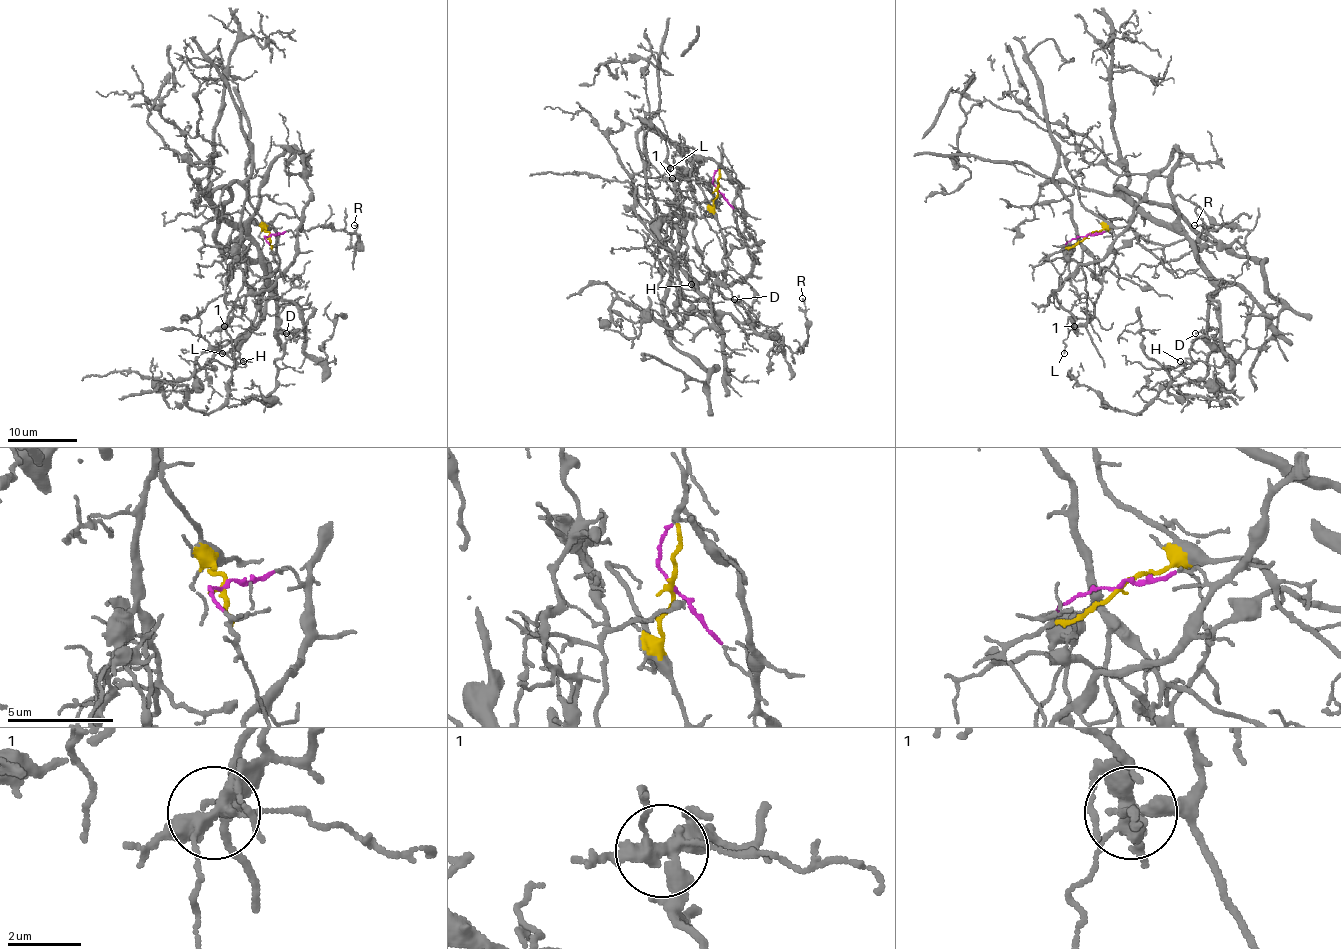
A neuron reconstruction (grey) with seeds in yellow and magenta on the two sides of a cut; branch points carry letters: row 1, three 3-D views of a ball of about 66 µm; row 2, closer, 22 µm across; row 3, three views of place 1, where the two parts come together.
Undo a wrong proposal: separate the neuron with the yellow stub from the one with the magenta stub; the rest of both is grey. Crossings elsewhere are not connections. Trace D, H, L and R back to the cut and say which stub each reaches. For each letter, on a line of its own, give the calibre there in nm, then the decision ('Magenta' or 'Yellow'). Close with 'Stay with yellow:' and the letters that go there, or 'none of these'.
D: Thickness 120 nm. Magenta
H: Thickness 100 nm. Magenta
L: Thickness 110 nm. Yellow
R: Thickness 140 nm. Magenta
Stay with yellow: L

